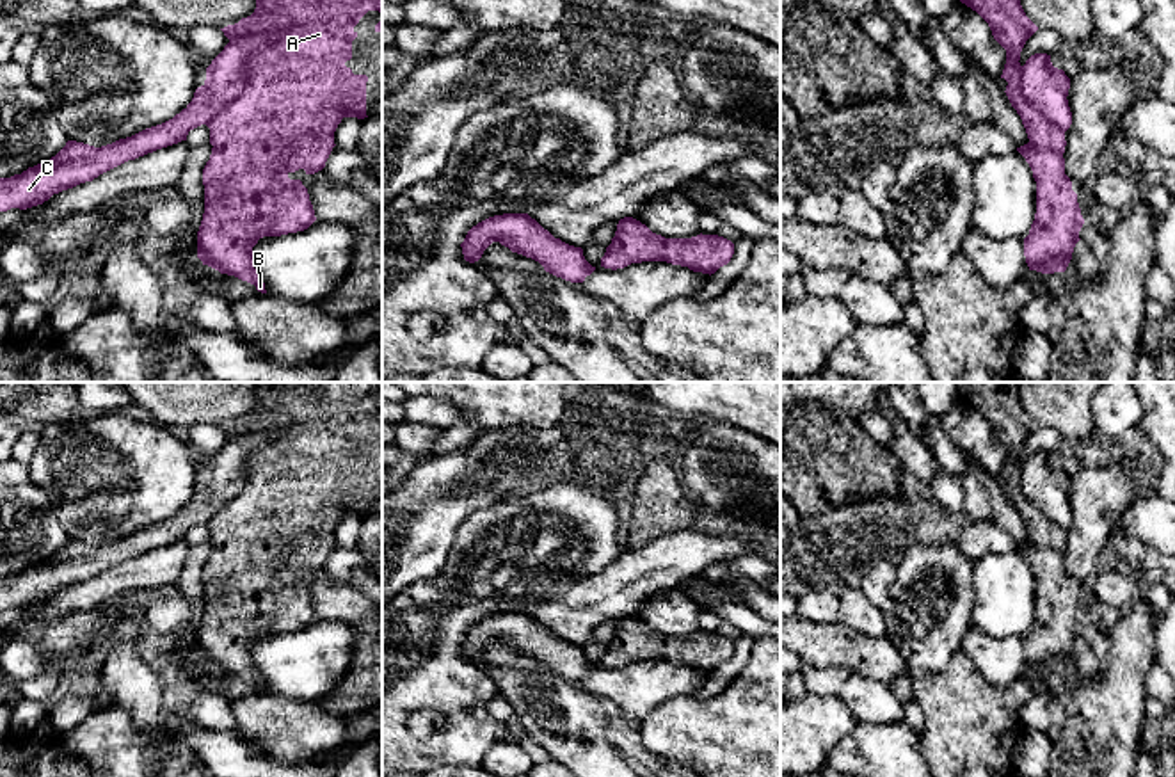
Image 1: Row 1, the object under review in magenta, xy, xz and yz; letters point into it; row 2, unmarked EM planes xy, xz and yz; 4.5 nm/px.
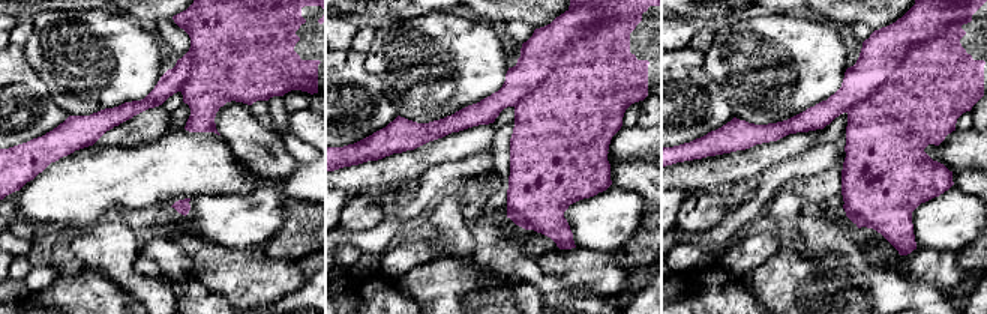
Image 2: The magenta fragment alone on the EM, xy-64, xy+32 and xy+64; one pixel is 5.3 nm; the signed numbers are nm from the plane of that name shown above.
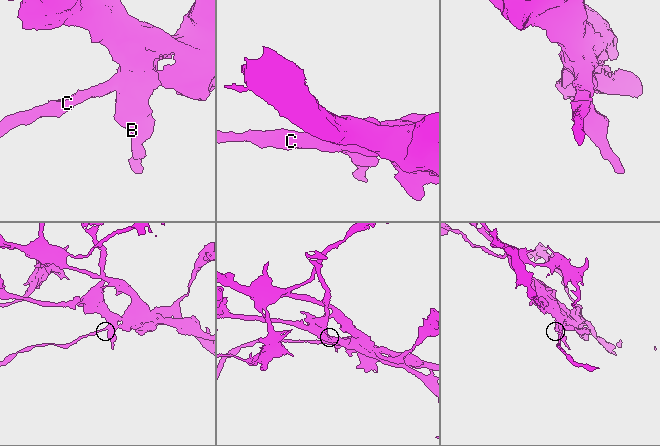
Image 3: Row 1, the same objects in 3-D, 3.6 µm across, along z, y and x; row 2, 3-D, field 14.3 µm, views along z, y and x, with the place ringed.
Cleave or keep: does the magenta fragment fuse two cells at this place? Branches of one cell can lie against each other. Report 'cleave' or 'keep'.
cleave

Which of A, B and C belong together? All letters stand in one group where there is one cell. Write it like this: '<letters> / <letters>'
A / B C

